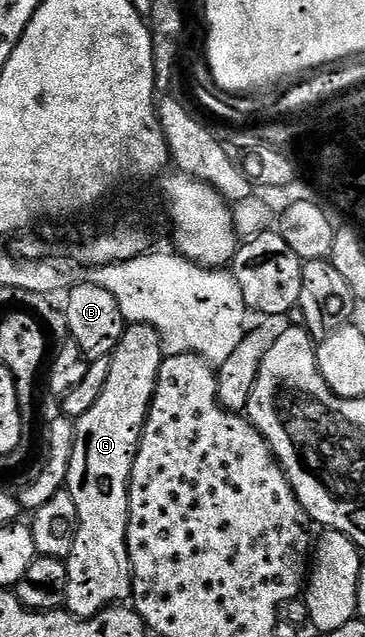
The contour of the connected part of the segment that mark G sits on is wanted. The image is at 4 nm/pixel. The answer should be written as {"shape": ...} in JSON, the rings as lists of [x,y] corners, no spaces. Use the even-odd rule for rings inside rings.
{"shape":[[[128,324],[121,334],[121,342],[117,342],[115,351],[109,359],[109,378],[105,380],[105,390],[101,398],[93,404],[89,414],[75,420],[75,441],[73,442],[73,458],[69,462],[67,475],[67,493],[77,505],[77,542],[73,542],[73,550],[65,561],[69,574],[69,590],[67,591],[66,611],[72,612],[80,620],[87,620],[98,612],[112,606],[122,605],[132,599],[133,570],[127,545],[129,530],[129,486],[133,474],[133,462],[139,453],[139,443],[147,415],[151,410],[151,399],[155,394],[158,375],[161,374],[161,362],[165,355],[161,334],[148,324]]]}

